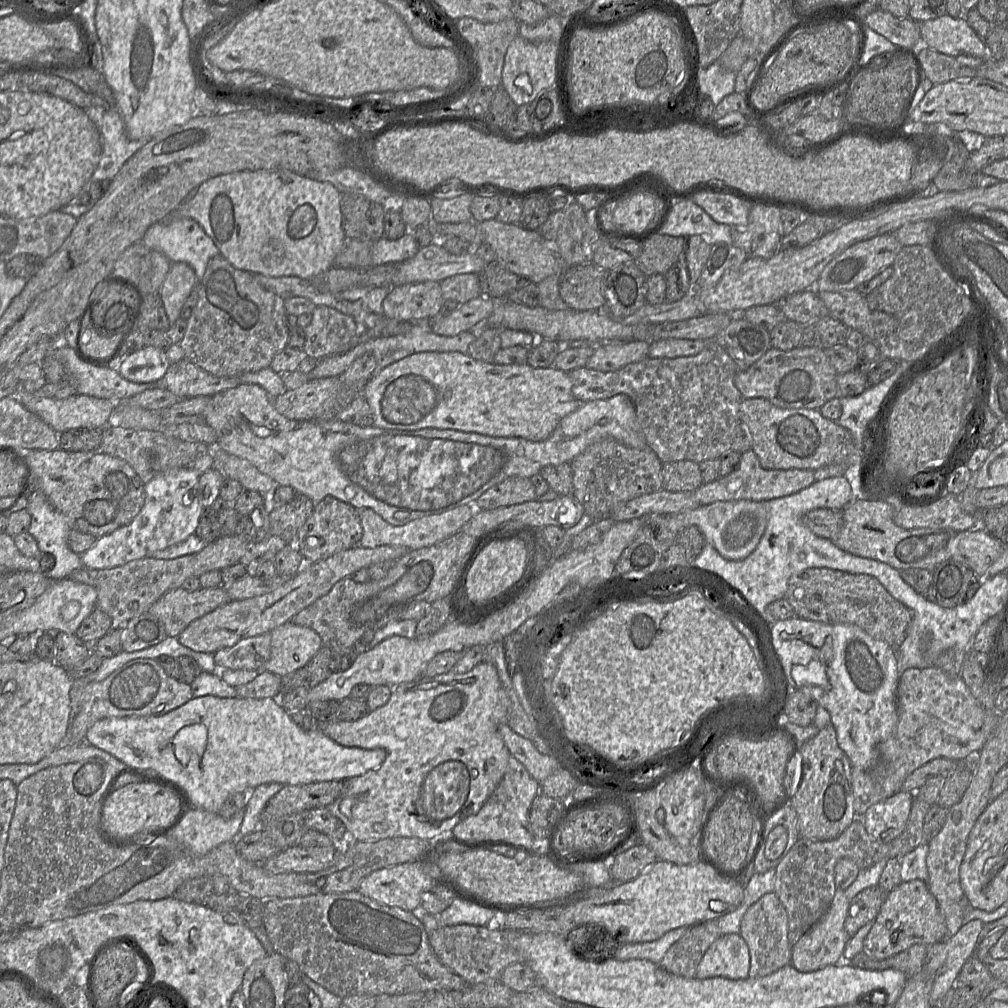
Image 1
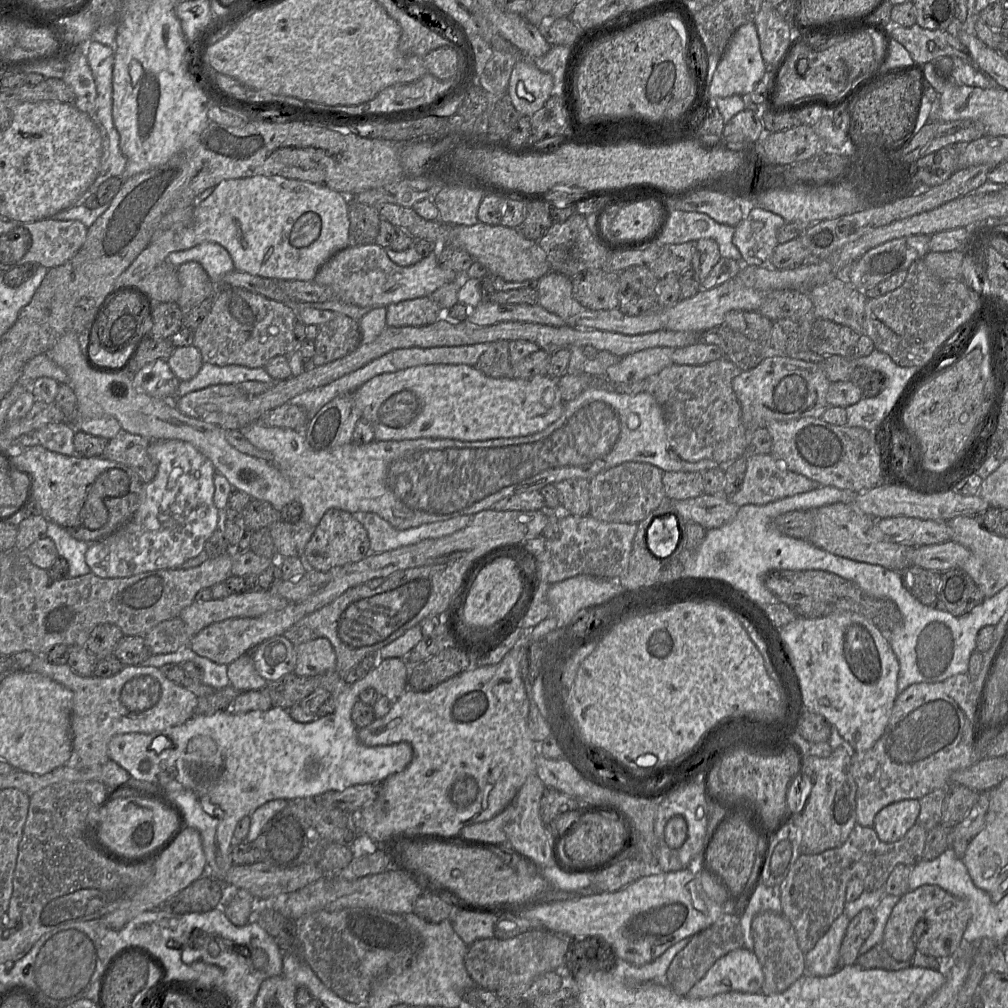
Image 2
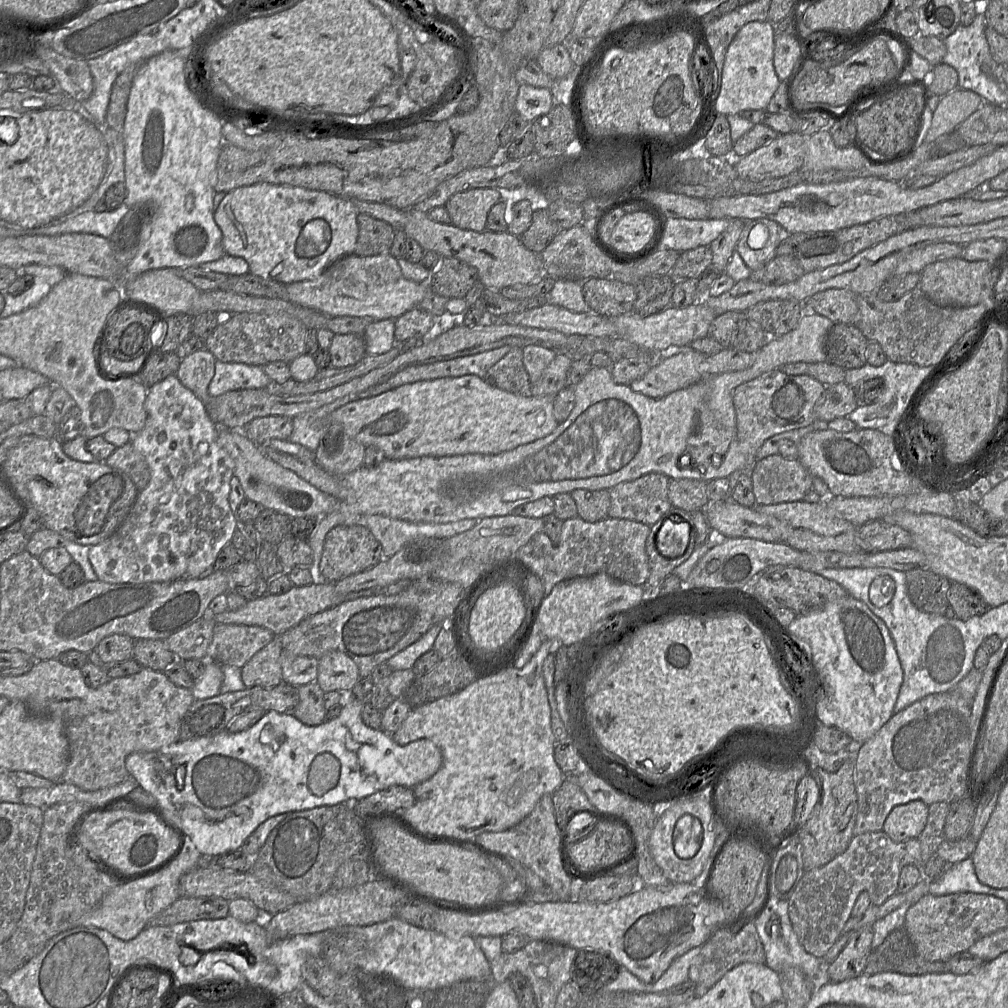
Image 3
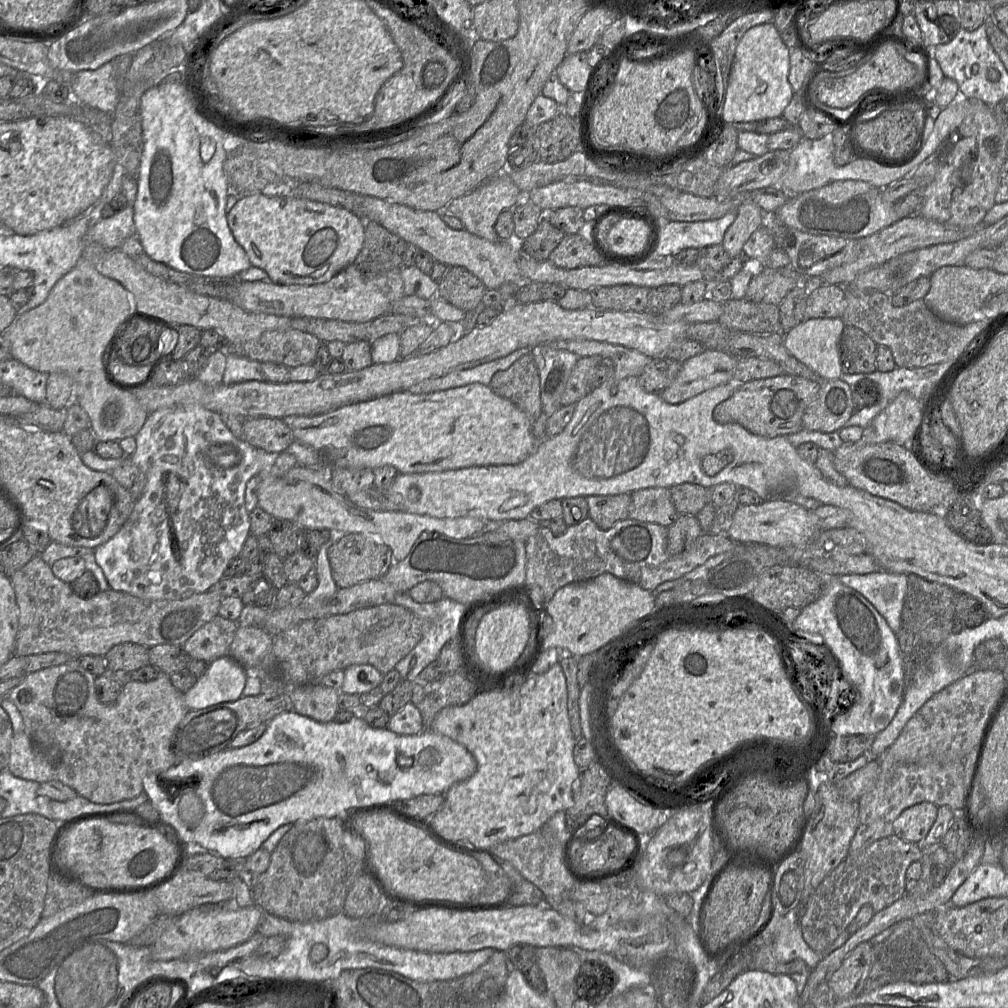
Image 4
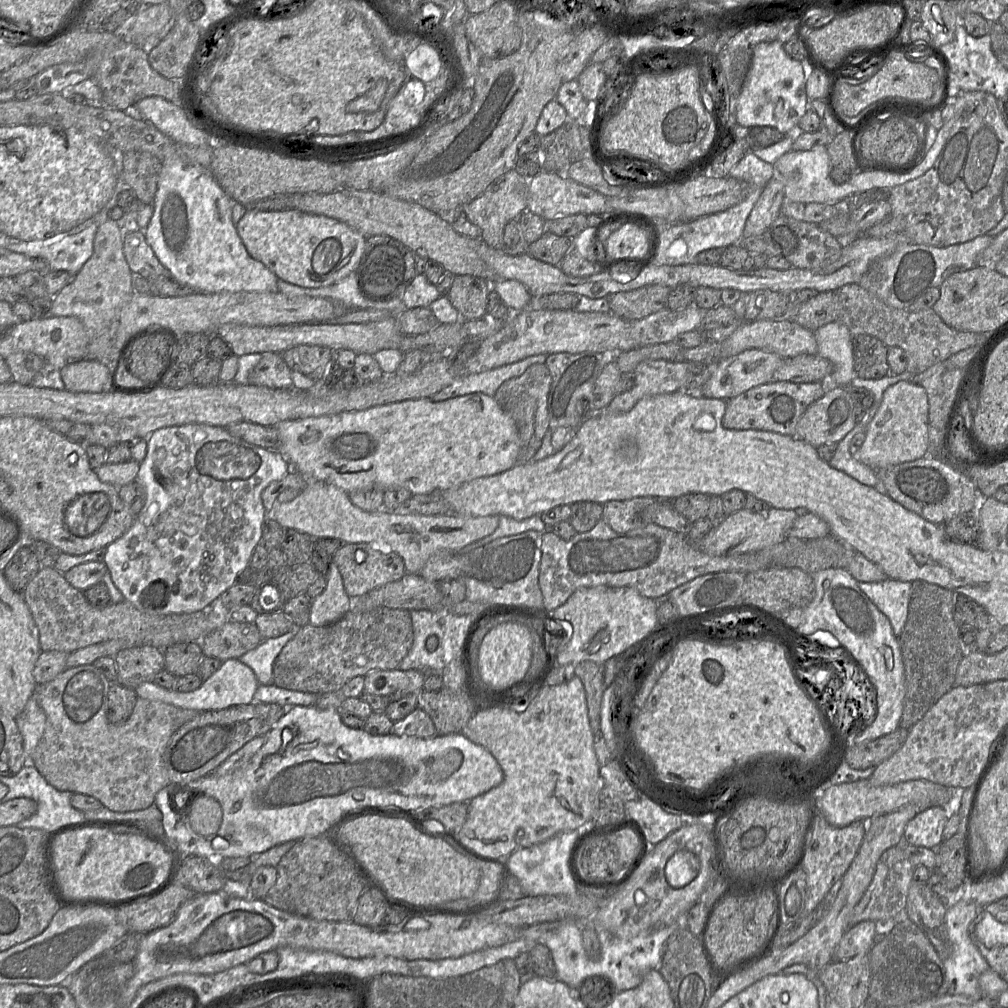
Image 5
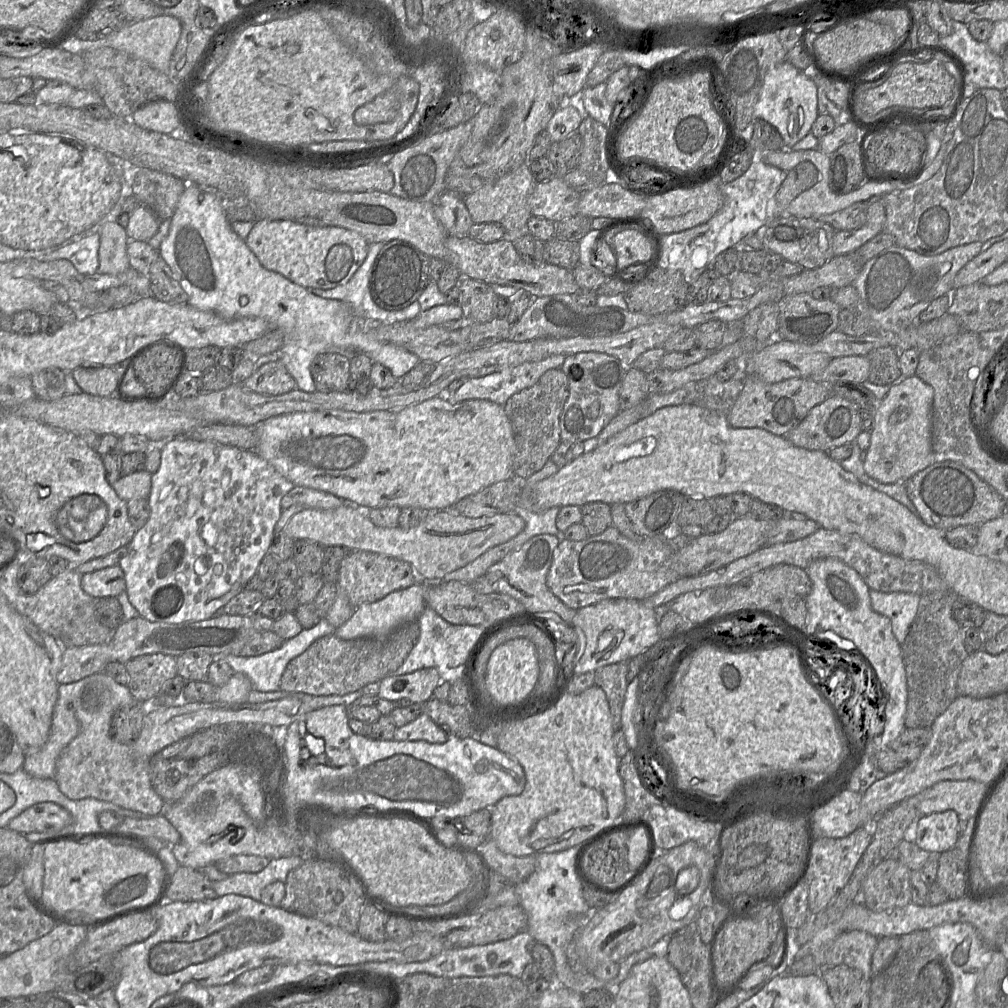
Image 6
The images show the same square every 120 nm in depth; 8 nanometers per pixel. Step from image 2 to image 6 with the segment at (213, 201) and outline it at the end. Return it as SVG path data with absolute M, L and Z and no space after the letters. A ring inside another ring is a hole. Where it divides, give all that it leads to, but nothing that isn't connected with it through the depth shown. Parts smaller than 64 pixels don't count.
M256 220L244 241L266 269L307 289L331 289L346 284L366 259L369 246L354 231L291 220Z

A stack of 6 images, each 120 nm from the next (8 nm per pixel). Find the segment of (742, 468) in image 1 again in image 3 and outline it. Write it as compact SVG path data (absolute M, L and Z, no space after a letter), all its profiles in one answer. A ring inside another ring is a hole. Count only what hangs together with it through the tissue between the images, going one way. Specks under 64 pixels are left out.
M778 454L757 459L750 476L757 505L801 501L813 488L813 476L797 459Z

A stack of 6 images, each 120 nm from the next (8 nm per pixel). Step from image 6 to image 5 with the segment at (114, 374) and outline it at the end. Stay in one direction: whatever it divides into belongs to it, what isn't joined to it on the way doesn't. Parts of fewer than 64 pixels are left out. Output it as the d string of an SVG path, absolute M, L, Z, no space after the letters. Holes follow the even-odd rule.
M97 360L71 362L60 369L65 390L71 392L108 392L112 374L107 365Z

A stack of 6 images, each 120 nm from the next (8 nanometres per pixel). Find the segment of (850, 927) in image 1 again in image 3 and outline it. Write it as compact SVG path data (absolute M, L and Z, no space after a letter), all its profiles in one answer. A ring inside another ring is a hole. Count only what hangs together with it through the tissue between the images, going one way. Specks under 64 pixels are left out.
M872 926L853 932L846 946L828 966L830 982L842 982L864 973L867 959L872 951Z

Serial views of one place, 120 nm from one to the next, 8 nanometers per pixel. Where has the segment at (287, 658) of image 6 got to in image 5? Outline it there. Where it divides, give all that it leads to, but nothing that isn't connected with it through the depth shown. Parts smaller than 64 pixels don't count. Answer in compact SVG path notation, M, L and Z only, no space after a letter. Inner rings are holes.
M294 628L282 636L267 638L257 648L238 658L254 671L259 684L274 685L274 662L286 643L293 638L295 632Z

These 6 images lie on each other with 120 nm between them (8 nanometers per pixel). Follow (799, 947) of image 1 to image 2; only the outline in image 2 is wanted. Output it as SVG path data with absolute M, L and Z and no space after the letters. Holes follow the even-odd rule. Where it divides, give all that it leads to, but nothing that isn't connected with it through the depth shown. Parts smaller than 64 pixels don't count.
M843 912L818 940L815 946L804 954L805 974L824 977L834 974L840 966L840 947L850 920Z

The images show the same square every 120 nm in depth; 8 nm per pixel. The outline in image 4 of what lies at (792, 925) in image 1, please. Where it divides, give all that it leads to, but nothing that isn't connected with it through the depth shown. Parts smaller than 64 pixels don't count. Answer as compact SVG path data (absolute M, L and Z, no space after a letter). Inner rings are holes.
M895 834L875 841L870 846L868 846L863 852L861 852L859 855L849 855L849 850L848 850L848 856L829 875L825 877L825 879L819 884L819 886L809 896L806 904L804 905L804 912L802 916L800 917L799 925L801 928L802 937L805 940L806 944L809 946L809 948L815 952L825 951L839 936L839 934L847 929L848 925L852 922L852 920L855 918L858 911L863 905L870 905L873 908L874 913L875 913L891 905L900 897L902 897L905 893L907 893L905 889L906 870L910 866L910 864L912 864L913 862L920 861L921 856L922 856L921 850L917 843L911 843L911 842L902 840L900 837L896 836Z

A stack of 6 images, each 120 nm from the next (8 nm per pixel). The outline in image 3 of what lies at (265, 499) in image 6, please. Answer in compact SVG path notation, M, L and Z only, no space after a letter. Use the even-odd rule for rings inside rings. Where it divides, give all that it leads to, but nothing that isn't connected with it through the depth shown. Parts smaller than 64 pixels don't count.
M170 375L162 381L148 388L145 410L147 419L141 431L133 435L132 445L146 460L150 470L150 481L148 485L138 493L132 510L120 525L120 527L103 542L91 546L89 560L100 581L121 583L145 583L163 582L174 579L193 579L207 575L214 571L213 565L221 549L231 543L231 539L237 527L238 519L229 504L230 481L234 477L234 461L229 453L217 443L219 427L208 415L204 403L188 388L186 388L176 375Z

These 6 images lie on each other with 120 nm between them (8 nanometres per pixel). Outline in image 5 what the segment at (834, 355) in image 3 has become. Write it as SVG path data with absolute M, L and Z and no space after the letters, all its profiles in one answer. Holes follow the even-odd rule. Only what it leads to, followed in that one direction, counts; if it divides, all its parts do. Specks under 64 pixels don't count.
M852 335L854 370L857 377L880 379L892 375L887 362L888 347L878 338Z

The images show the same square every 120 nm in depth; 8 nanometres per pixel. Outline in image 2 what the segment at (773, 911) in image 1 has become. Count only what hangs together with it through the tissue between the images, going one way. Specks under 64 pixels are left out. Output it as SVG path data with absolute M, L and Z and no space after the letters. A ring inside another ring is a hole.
M761 911L752 920L753 952L764 974L761 992L766 995L785 991L805 974L805 956L798 946L795 930L783 913Z

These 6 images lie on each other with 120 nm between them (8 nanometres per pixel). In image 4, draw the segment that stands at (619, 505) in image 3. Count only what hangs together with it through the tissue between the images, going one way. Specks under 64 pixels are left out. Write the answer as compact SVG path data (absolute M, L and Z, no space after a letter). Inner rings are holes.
M654 487L630 493L629 518L670 527L679 517L669 488Z

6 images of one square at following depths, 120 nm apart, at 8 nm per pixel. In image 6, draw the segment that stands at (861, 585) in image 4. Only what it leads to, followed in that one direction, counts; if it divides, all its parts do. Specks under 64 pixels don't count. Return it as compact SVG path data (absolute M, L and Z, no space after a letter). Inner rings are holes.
M869 589L869 596L872 609L890 620L894 637L900 645L903 644L915 618L920 595L882 593Z

